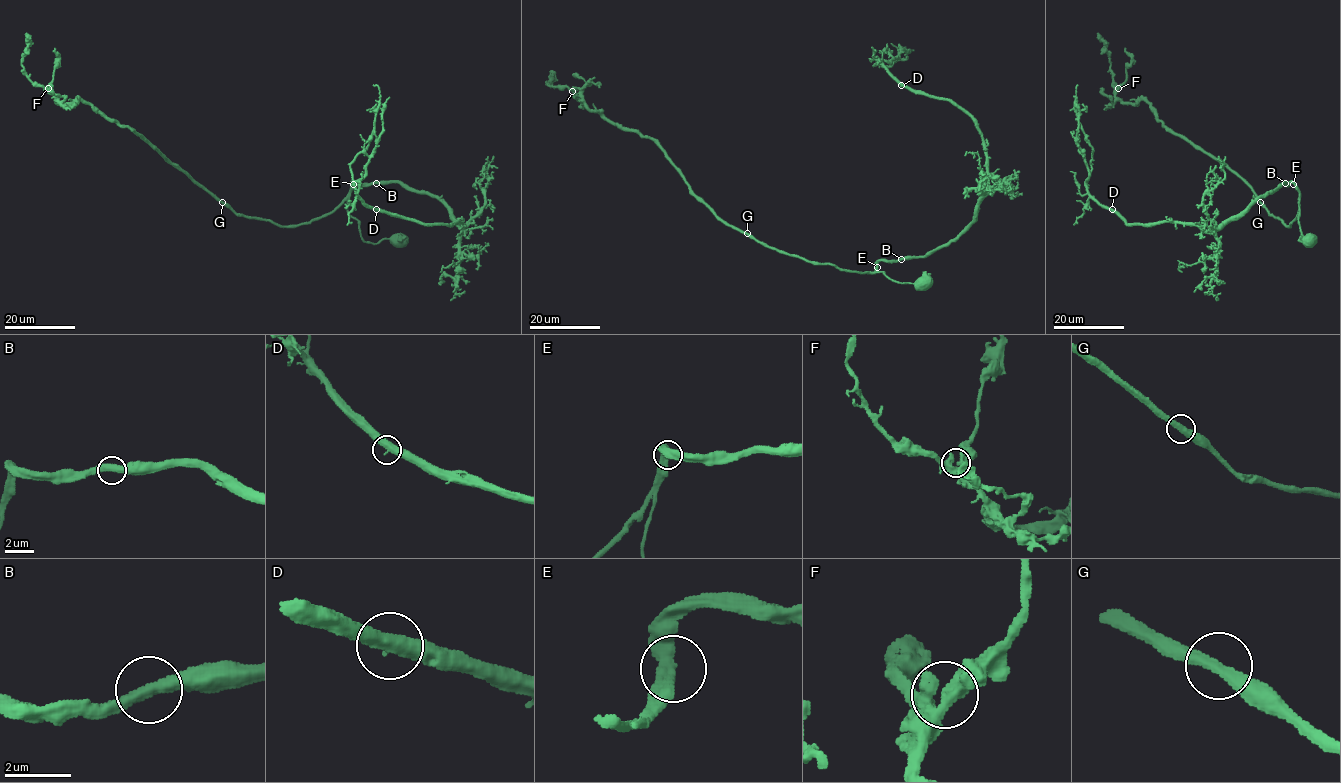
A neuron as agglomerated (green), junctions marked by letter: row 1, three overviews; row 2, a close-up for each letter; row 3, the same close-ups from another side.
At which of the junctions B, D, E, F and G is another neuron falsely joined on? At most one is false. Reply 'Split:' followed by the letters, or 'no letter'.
Split: no letter

